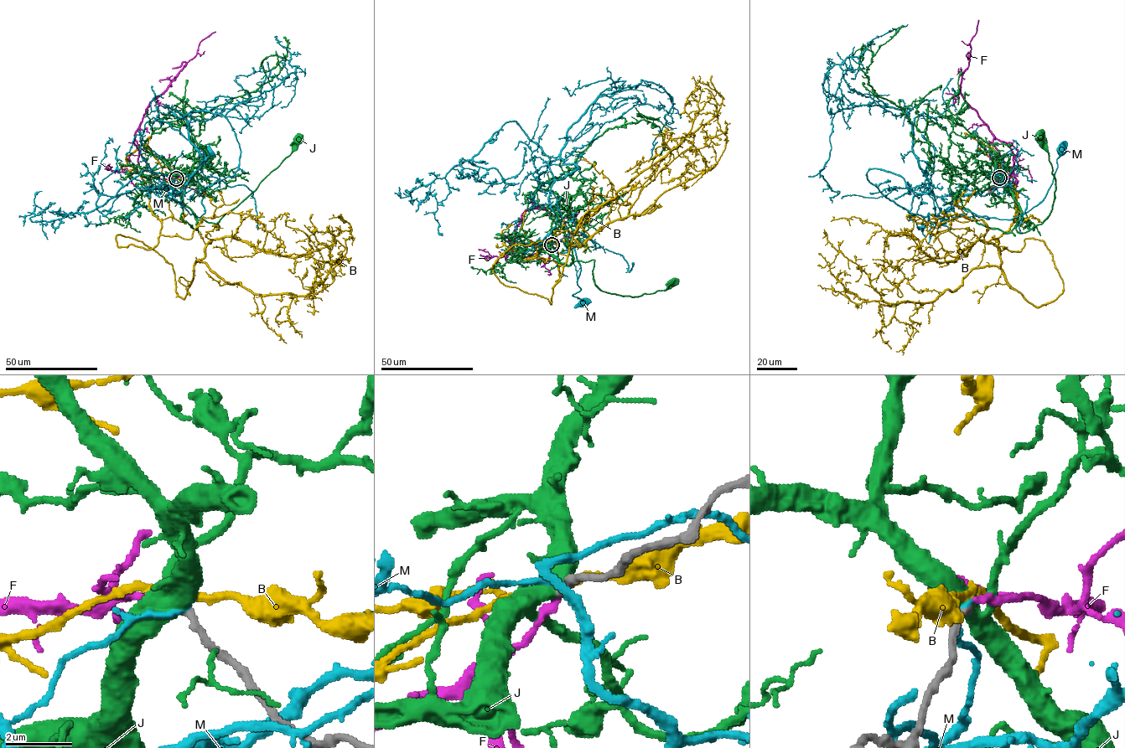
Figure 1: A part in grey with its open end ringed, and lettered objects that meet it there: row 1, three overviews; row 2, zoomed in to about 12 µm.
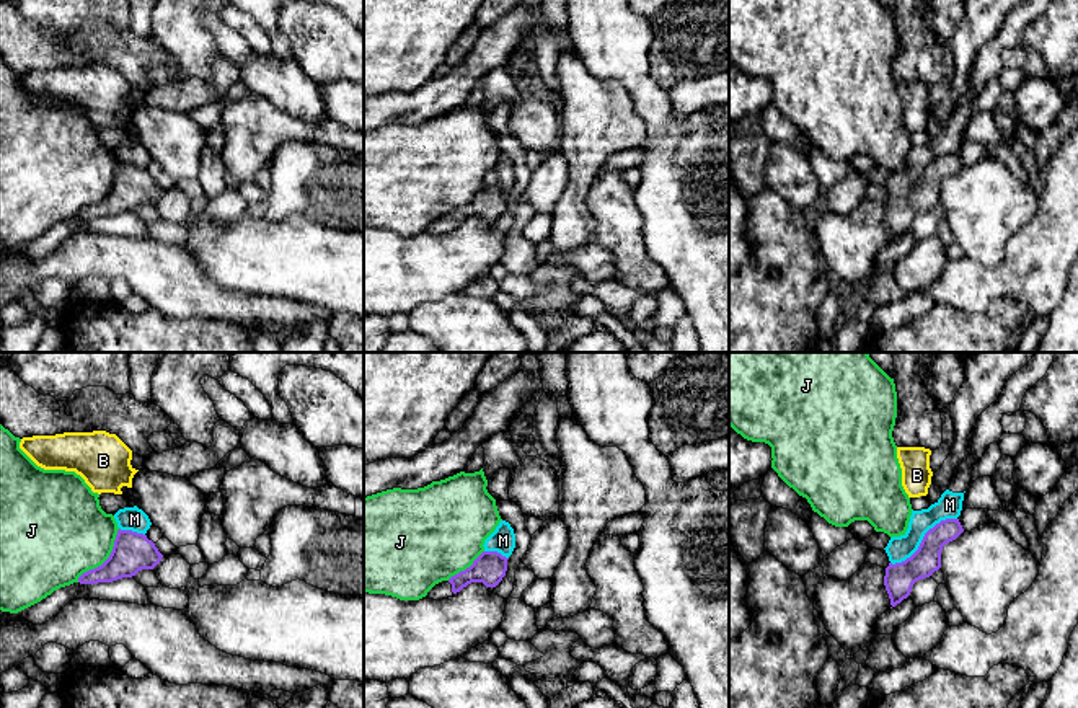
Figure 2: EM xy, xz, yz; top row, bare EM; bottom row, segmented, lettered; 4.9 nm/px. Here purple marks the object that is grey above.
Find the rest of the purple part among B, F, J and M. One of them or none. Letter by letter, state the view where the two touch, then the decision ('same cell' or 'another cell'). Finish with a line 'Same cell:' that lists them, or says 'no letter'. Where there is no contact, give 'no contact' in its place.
B: no contact | another cell
F: no contact | same cell
J: xy | another cell
M: yz | another cell
Same cell: F

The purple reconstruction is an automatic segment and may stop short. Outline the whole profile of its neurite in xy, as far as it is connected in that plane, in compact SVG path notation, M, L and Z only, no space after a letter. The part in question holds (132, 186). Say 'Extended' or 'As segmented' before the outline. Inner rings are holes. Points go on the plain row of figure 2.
As segmented. M117 165L109 192L98 202L83 207L80 219L113 217L132 212L142 204L153 204L163 189L144 168Z

